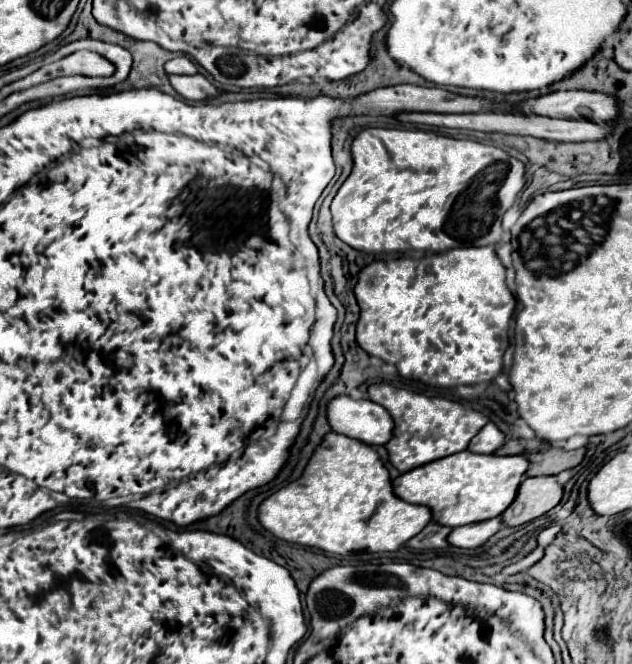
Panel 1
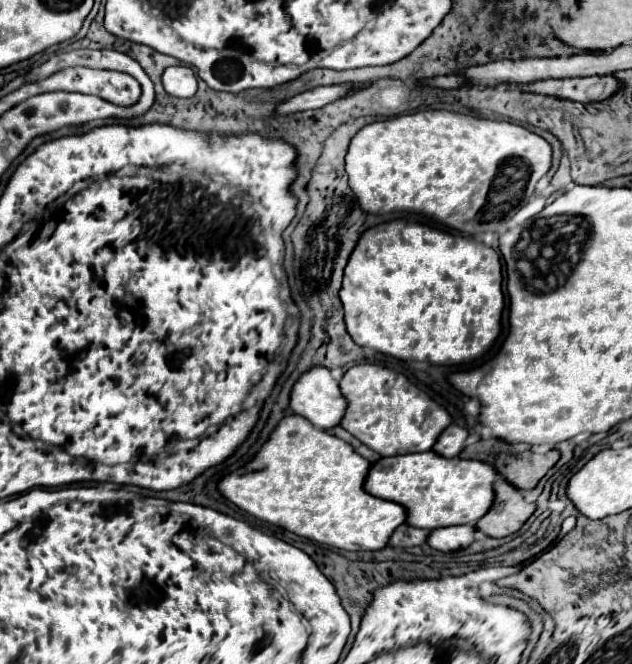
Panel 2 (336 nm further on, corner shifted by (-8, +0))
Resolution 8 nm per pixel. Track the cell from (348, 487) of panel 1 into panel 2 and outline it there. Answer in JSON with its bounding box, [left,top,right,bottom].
[218,415,406,551]

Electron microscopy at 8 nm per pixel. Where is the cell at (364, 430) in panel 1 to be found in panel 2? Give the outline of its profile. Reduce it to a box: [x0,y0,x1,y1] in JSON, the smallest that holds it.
[290,367,346,429]

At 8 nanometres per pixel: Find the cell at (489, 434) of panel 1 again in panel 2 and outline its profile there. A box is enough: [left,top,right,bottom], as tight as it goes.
[432,425,468,457]

